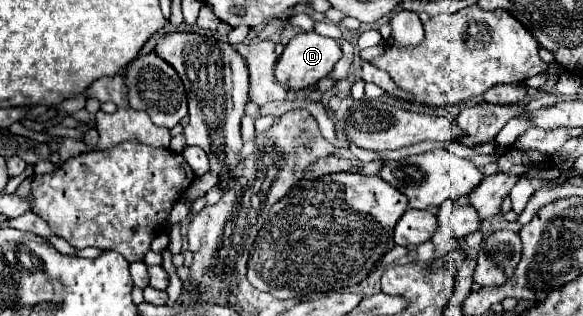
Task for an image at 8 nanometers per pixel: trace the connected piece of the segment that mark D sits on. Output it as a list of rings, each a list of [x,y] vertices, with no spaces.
[[[315,31],[295,35],[287,43],[283,55],[277,61],[275,81],[281,83],[281,85],[287,85],[287,89],[295,89],[295,91],[307,89],[311,85],[317,85],[317,81],[323,79],[325,75],[329,75],[339,59],[341,59],[341,47],[339,47],[339,43],[335,39],[317,35]]]

